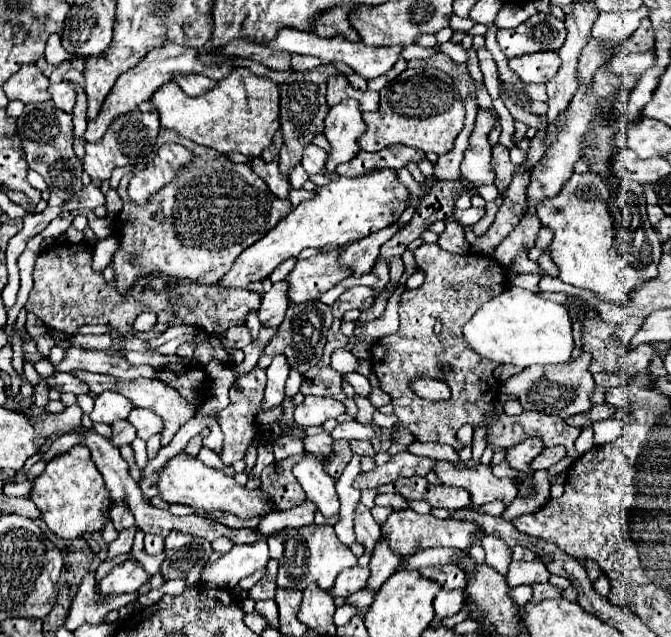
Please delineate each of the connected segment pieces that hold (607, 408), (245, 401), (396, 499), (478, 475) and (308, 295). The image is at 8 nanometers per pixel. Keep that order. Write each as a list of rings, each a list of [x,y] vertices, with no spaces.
[[[604,403],[600,405],[593,405],[590,409],[590,413],[587,413],[587,417],[592,423],[594,423],[596,421],[609,419],[612,417],[612,413],[614,413],[614,407]]]
[[[254,367],[250,373],[240,375],[234,381],[234,385],[230,387],[230,405],[224,411],[220,411],[220,415],[218,415],[218,423],[224,433],[224,447],[220,453],[220,459],[224,461],[224,465],[232,465],[232,463],[240,461],[248,449],[248,443],[256,437],[256,431],[258,431],[256,415],[260,411],[264,387],[266,387],[266,373],[260,367]]]
[[[378,495],[376,497],[376,505],[384,505],[384,507],[394,507],[394,511],[400,511],[400,509],[406,509],[408,507],[408,501],[402,497],[402,495]]]
[[[450,461],[436,465],[436,475],[444,485],[456,485],[470,493],[474,505],[486,505],[502,501],[510,505],[518,497],[518,485],[512,479],[498,479],[488,465],[476,465],[472,469],[456,469]]]
[[[342,249],[318,253],[306,261],[298,261],[286,277],[290,281],[290,301],[306,303],[320,299],[326,291],[334,289],[340,281],[352,275],[350,267],[344,267],[340,259]]]

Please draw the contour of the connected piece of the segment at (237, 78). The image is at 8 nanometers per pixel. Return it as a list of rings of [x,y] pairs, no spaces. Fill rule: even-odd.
[[[234,69],[232,75],[220,79],[216,89],[200,97],[188,97],[176,83],[164,83],[154,95],[152,103],[160,115],[164,129],[174,129],[182,137],[192,139],[204,147],[220,153],[240,151],[248,157],[260,157],[272,145],[272,137],[280,127],[280,91],[278,83],[268,77],[258,77],[250,69]]]

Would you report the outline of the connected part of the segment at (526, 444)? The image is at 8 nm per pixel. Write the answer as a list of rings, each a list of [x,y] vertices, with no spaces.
[[[532,437],[532,439],[526,439],[522,441],[520,445],[516,447],[510,447],[508,453],[506,453],[506,461],[512,469],[520,471],[520,473],[526,473],[526,475],[532,475],[534,471],[530,469],[530,463],[532,459],[544,449],[542,445],[542,439],[540,437]]]

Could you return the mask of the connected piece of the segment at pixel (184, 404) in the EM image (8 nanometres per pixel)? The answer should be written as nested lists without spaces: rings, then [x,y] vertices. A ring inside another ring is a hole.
[[[76,371],[72,373],[76,377],[80,377],[94,395],[100,395],[102,391],[116,391],[124,397],[128,397],[136,407],[142,407],[142,409],[152,409],[156,411],[162,419],[164,419],[164,431],[162,431],[162,445],[168,445],[172,441],[172,437],[176,435],[176,431],[196,415],[196,409],[172,387],[168,387],[164,381],[152,381],[152,379],[136,379],[136,381],[118,381],[118,379],[110,379],[108,375],[98,375],[98,373],[86,373],[86,371]]]

